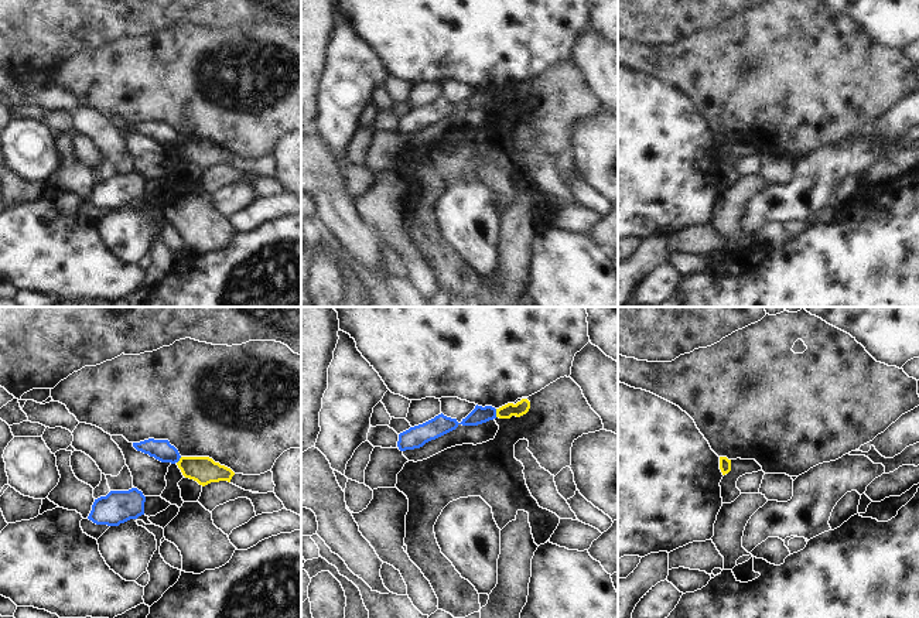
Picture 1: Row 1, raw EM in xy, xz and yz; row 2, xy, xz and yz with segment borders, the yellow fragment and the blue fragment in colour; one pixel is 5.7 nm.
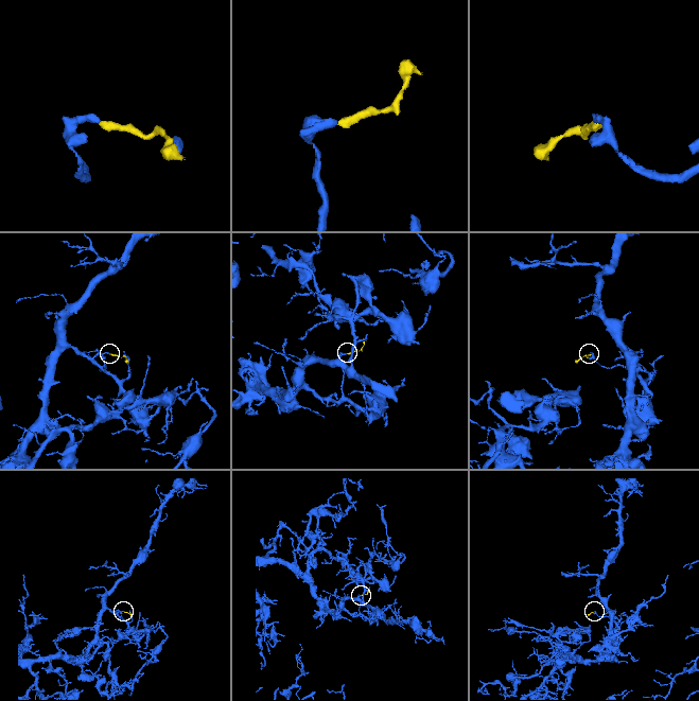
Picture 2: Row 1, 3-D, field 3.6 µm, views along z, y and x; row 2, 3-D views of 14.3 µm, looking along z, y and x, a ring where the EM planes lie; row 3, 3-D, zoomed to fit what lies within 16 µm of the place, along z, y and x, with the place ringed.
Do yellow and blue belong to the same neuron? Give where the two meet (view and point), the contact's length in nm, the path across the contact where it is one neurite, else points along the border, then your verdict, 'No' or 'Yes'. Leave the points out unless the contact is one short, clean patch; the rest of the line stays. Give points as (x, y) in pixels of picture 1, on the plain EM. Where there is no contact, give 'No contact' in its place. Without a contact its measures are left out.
Touches yellow at xz (496, 96). Shared border 50 nm. Boundary: xz (495, 92), (496, 99). No

